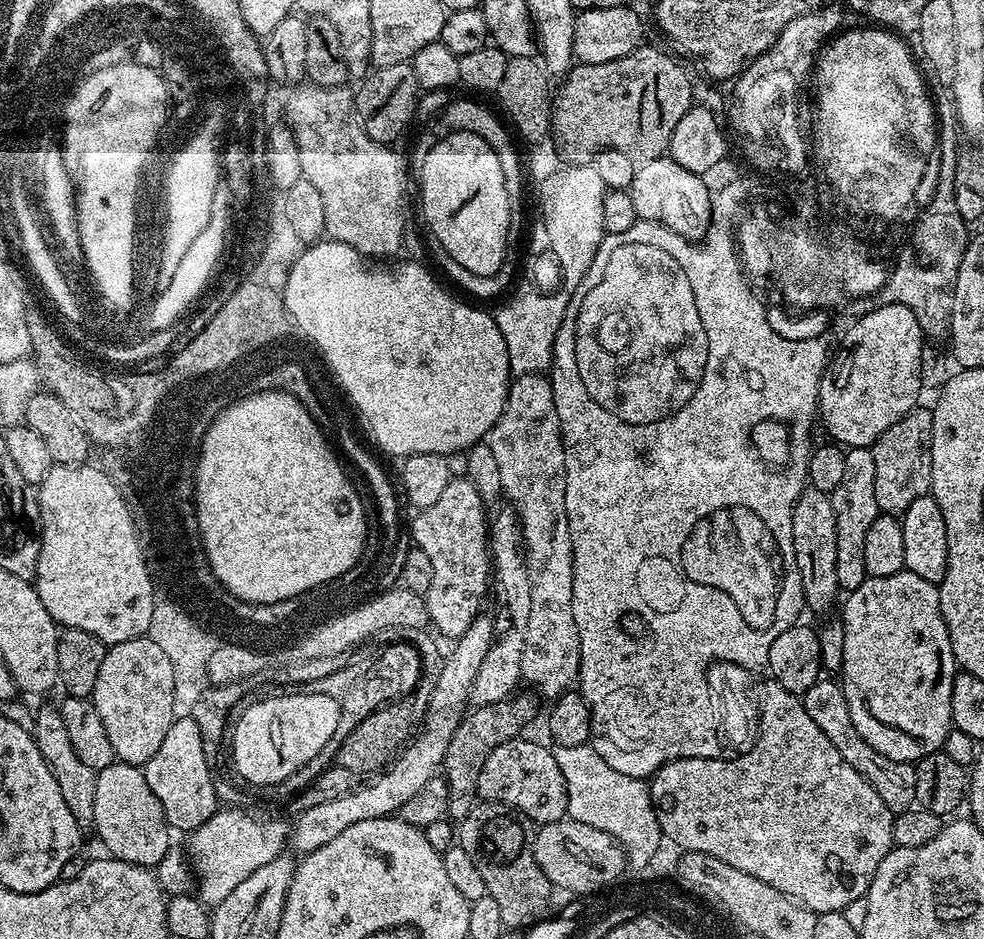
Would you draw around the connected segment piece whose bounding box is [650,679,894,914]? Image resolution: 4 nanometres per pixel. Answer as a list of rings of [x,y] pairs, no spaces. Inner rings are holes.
[[[769,679],[768,696],[764,700],[766,711],[764,720],[758,730],[760,736],[756,740],[756,745],[749,752],[744,752],[741,756],[736,756],[733,760],[728,758],[682,758],[681,760],[671,760],[669,764],[663,764],[656,771],[655,776],[650,780],[650,791],[652,793],[652,805],[656,811],[656,817],[660,823],[660,831],[665,837],[668,836],[684,852],[701,852],[710,854],[714,858],[722,858],[722,862],[734,866],[737,870],[743,870],[745,874],[751,874],[753,878],[758,878],[758,882],[766,882],[766,886],[774,886],[782,894],[790,897],[795,904],[801,904],[804,908],[810,909],[817,914],[822,912],[843,912],[855,899],[867,897],[868,887],[878,870],[882,866],[882,858],[891,852],[894,845],[892,843],[892,821],[894,813],[878,798],[878,790],[838,754],[838,749],[822,734],[822,729],[814,723],[814,718],[806,714],[804,702],[801,697],[794,695],[786,686],[779,684],[777,680]]]

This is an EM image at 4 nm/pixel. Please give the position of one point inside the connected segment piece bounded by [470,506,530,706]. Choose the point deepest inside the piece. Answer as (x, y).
(496, 679)

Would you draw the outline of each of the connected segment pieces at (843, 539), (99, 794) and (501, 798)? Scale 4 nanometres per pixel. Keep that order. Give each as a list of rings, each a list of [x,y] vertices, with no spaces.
[[[849,448],[845,451],[846,470],[842,482],[831,492],[834,518],[838,518],[838,582],[845,593],[852,592],[869,575],[865,561],[865,539],[874,518],[881,515],[878,498],[874,498],[874,454],[871,448]]]
[[[115,763],[97,771],[94,793],[94,816],[91,823],[100,835],[109,857],[122,862],[155,869],[170,847],[168,819],[164,816],[162,802],[154,798],[150,782],[146,782],[143,767]]]
[[[524,739],[502,742],[502,746],[498,746],[490,758],[486,758],[482,774],[478,774],[477,797],[481,801],[508,804],[526,814],[536,826],[565,819],[568,814],[568,795],[562,770],[558,770],[555,751],[551,747],[543,748],[536,740]]]

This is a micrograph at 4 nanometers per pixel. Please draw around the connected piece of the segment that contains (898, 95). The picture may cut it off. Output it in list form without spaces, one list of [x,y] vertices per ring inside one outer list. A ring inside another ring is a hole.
[[[870,27],[872,28],[852,28],[849,32],[847,30],[841,31],[839,34],[832,36],[821,47],[819,55],[815,58],[816,118],[814,114],[814,123],[811,125],[810,132],[816,139],[814,145],[819,149],[819,161],[821,163],[819,171],[824,174],[823,179],[825,181],[835,181],[837,187],[841,188],[845,195],[849,195],[854,202],[859,203],[861,208],[869,208],[874,212],[883,213],[884,216],[896,216],[908,203],[909,197],[912,196],[912,189],[915,188],[916,181],[923,173],[924,162],[932,146],[932,135],[938,131],[938,121],[936,122],[936,112],[932,109],[932,100],[928,97],[928,88],[924,85],[924,80],[920,77],[915,62],[912,61],[911,50],[903,44],[905,41],[896,32],[886,27]]]

